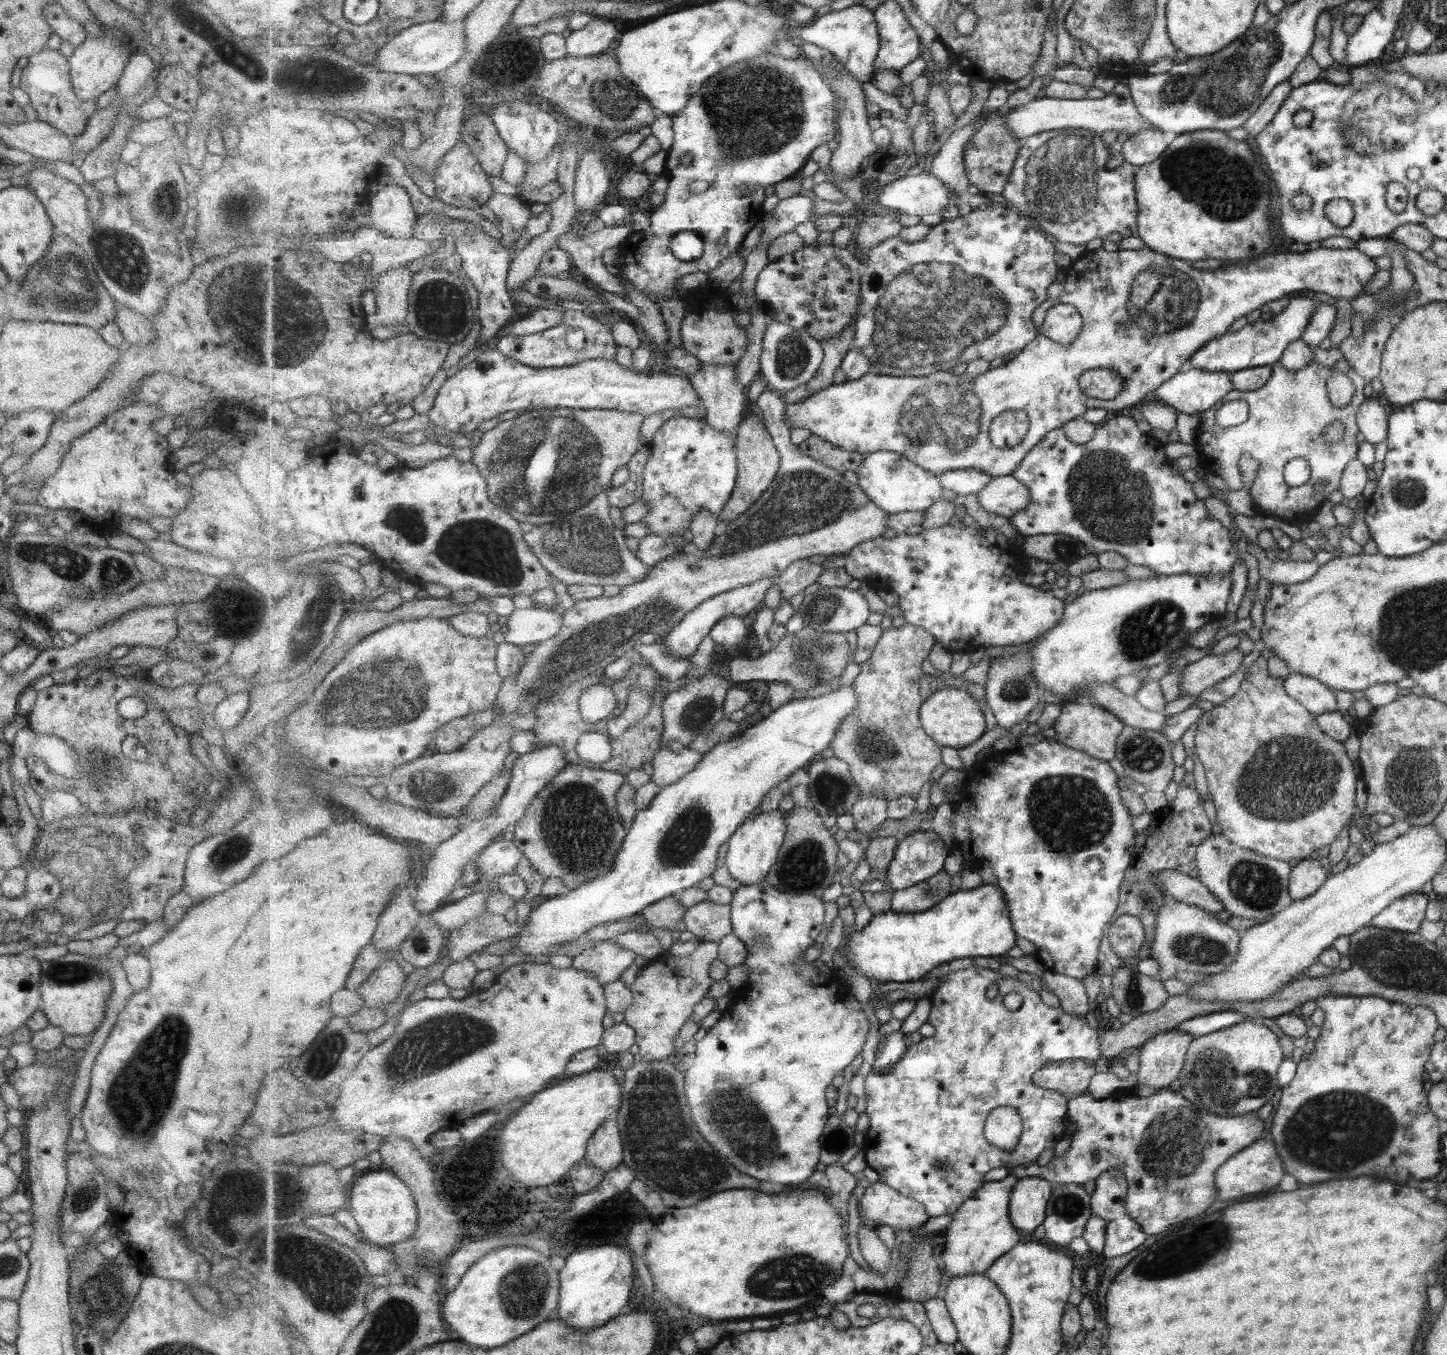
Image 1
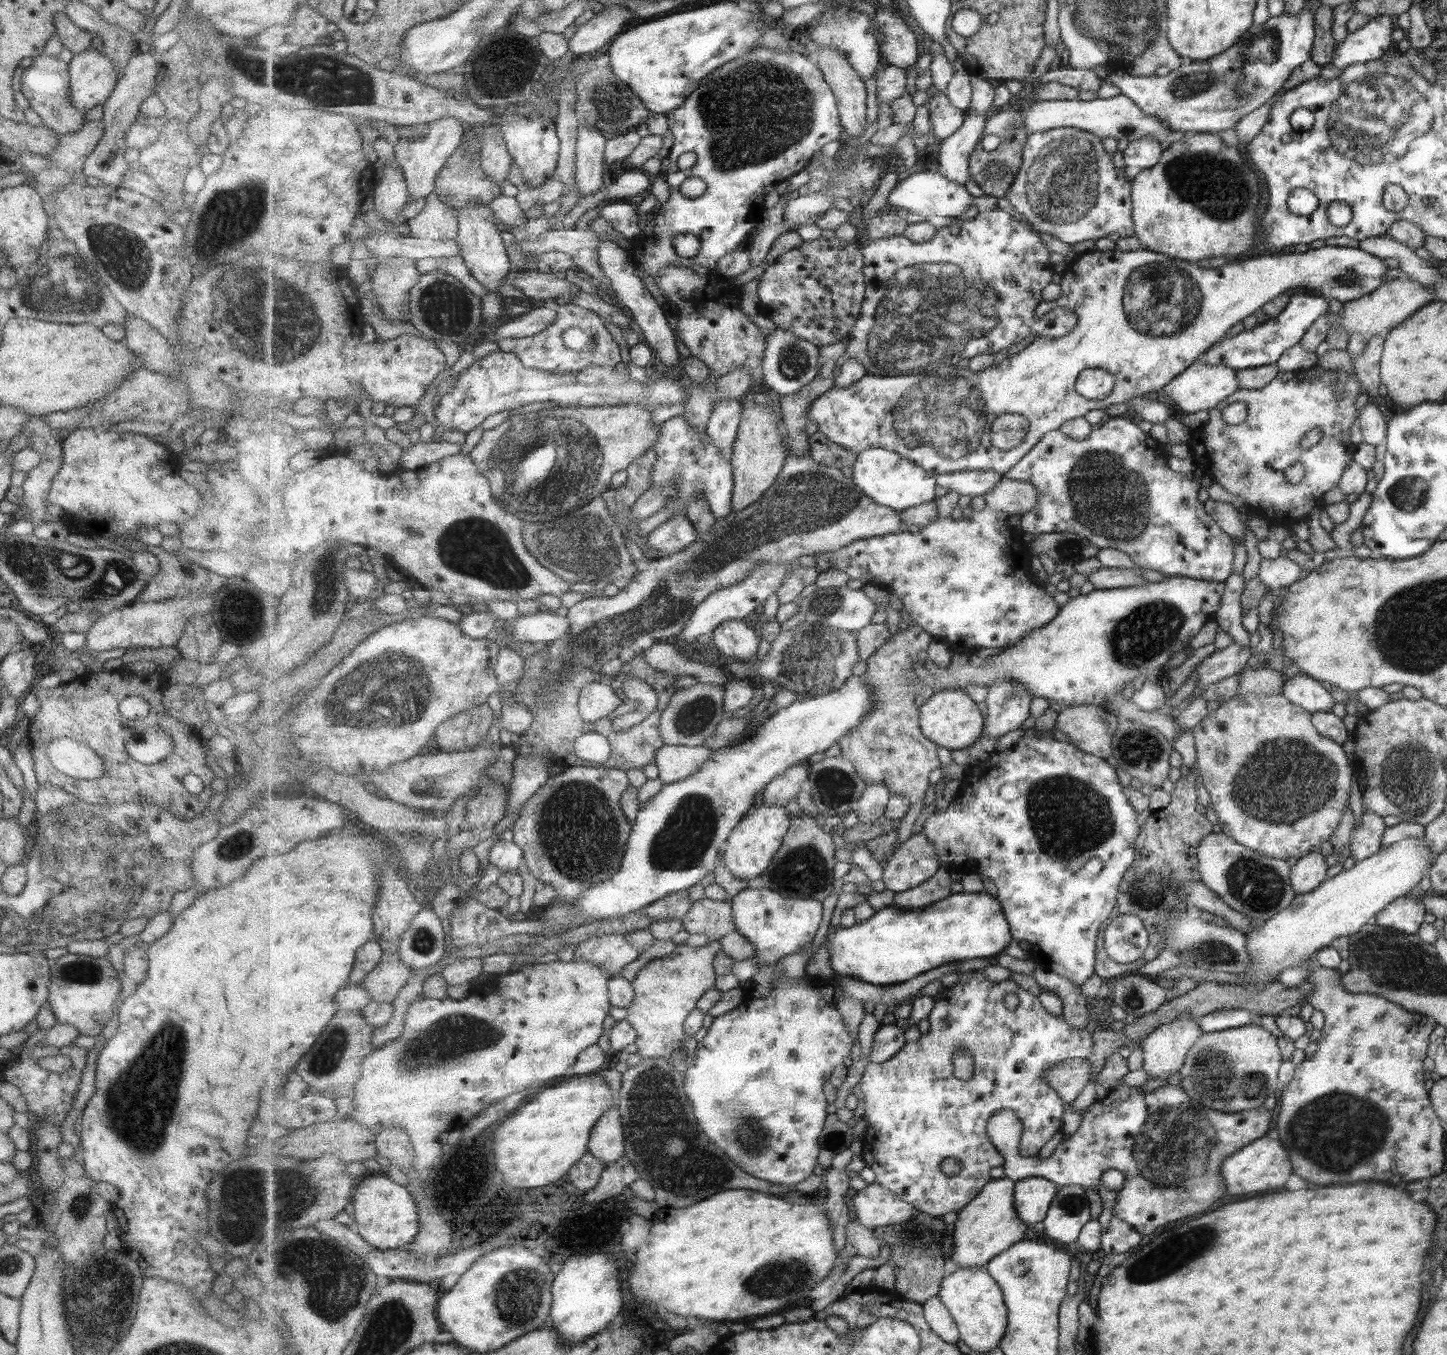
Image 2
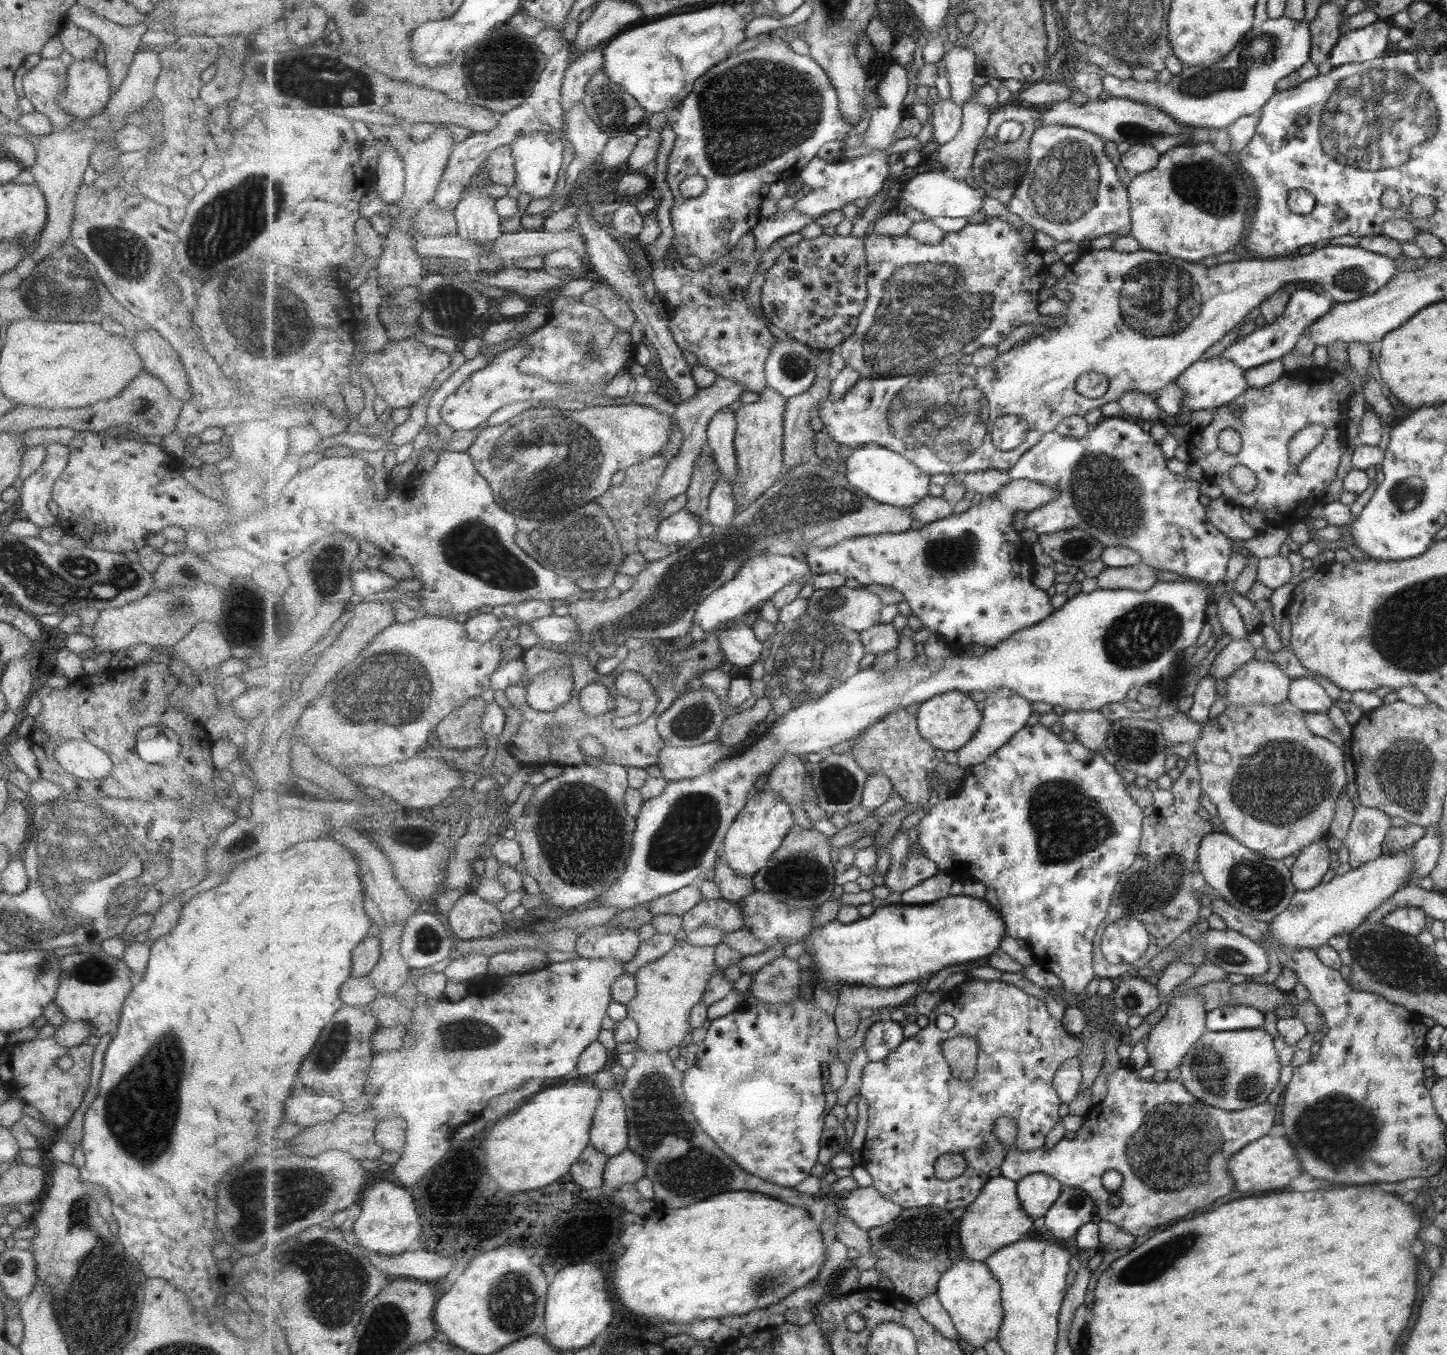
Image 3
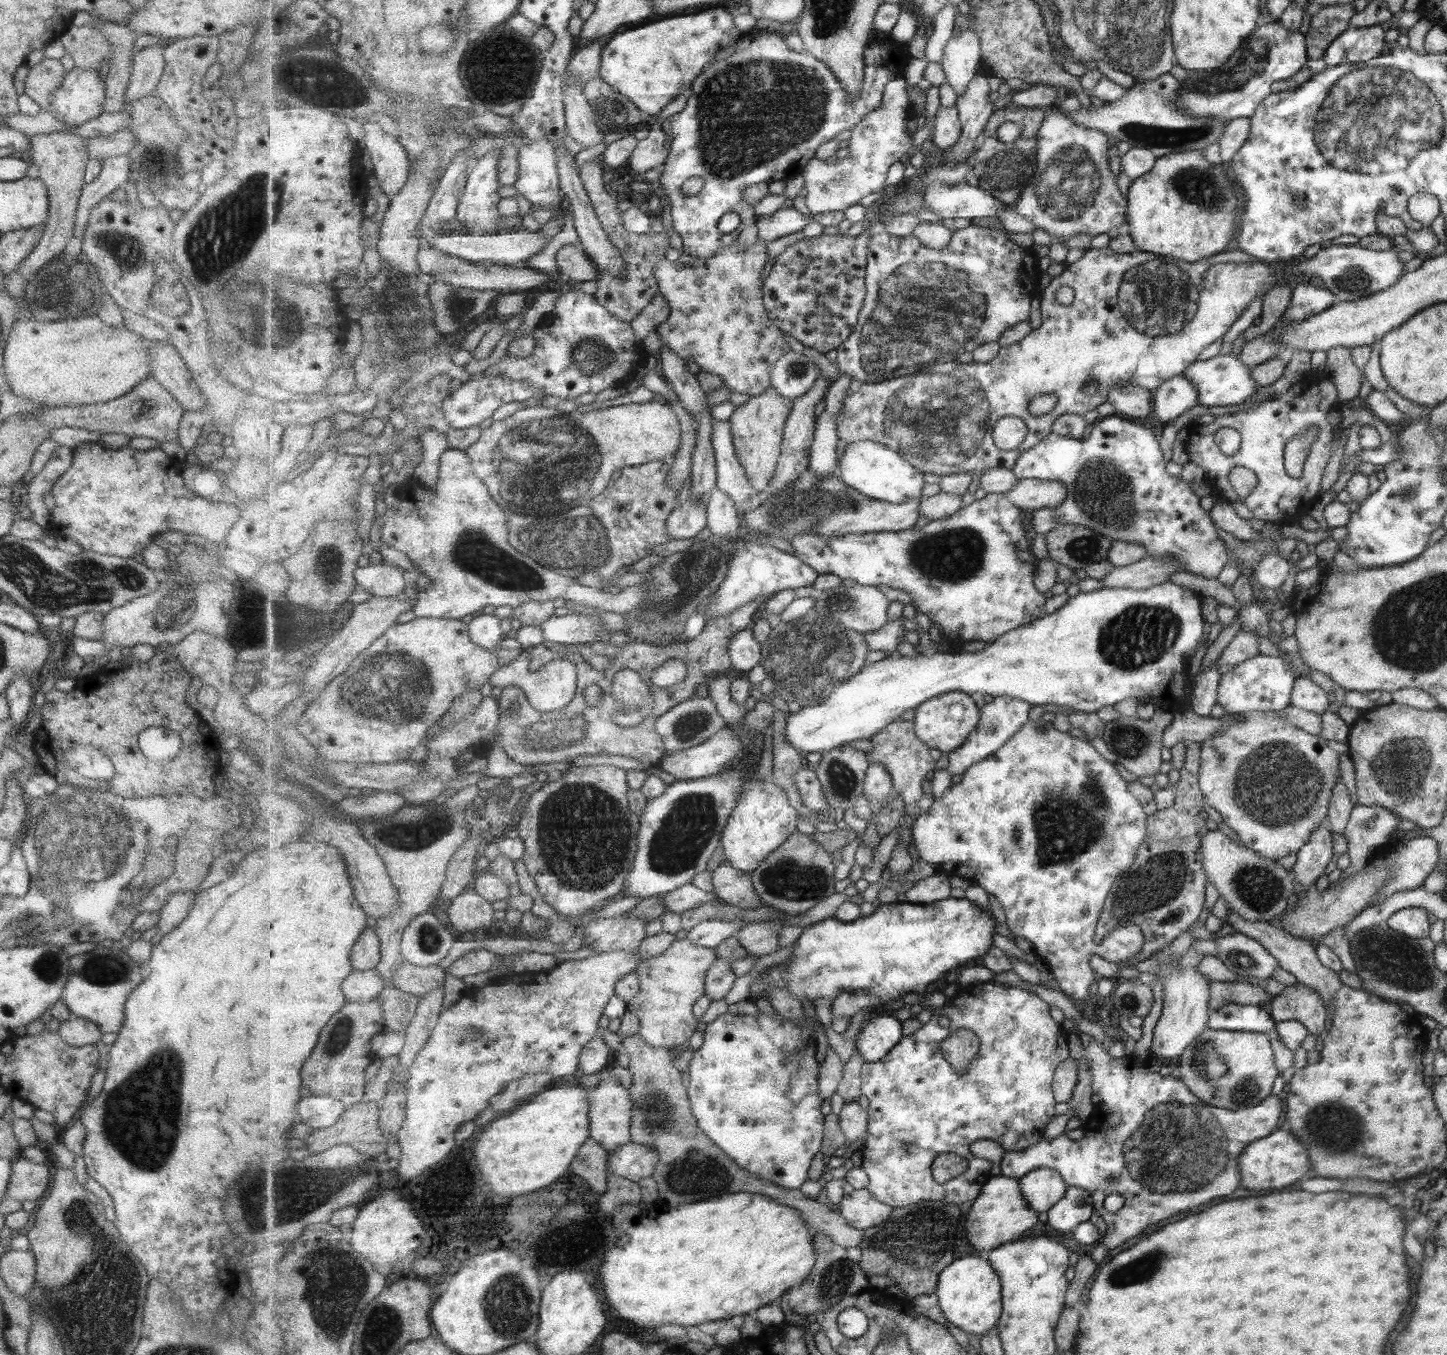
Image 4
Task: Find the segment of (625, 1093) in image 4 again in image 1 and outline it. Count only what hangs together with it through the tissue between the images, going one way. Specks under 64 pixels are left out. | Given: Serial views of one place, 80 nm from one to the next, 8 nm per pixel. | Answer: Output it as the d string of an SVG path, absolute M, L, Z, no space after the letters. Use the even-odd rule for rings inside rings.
M612 1118L592 1136L586 1157L605 1174L624 1162L625 1143L616 1118Z

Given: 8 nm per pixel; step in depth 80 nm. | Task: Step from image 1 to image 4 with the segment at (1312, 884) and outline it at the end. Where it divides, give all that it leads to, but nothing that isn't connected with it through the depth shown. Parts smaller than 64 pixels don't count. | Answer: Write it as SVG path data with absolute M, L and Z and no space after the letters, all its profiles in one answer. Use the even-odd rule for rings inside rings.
M1326 822L1310 834L1308 844L1303 845L1295 855L1296 860L1291 868L1294 880L1306 887L1315 883L1333 856L1331 854L1331 831Z

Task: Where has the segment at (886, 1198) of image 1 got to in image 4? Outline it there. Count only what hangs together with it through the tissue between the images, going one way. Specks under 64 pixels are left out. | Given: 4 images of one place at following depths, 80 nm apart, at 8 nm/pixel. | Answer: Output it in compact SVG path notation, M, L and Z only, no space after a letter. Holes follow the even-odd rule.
M867 1188L853 1190L843 1198L837 1209L851 1226L865 1231L889 1220L896 1208L889 1206L889 1203L881 1202Z

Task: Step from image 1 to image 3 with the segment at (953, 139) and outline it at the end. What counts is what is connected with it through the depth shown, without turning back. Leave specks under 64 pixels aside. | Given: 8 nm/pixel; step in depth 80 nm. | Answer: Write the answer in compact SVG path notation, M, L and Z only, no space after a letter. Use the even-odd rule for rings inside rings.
M967 101L964 110L964 122L957 137L940 146L939 161L944 171L957 180L965 180L973 168L974 158L982 144L983 137L990 126L989 107L977 102Z

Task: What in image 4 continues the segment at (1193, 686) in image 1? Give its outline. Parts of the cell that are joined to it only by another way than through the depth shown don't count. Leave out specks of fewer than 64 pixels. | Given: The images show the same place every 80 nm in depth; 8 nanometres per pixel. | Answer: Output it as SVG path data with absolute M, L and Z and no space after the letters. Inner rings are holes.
M1239 631L1229 644L1221 651L1219 658L1214 662L1219 675L1236 668L1237 664L1253 658L1259 654L1257 650L1257 635L1251 632Z

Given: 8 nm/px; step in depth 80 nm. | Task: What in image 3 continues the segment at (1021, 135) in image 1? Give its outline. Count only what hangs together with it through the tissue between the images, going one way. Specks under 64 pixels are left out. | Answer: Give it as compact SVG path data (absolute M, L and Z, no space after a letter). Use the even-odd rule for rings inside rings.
M1107 98L1106 100L1087 101L1085 104L1071 104L1069 101L1056 103L1049 108L1040 108L1041 125L1062 125L1079 127L1083 131L1091 131L1099 135L1104 141L1112 141L1117 144L1125 142L1132 144L1145 144L1151 146L1159 155L1167 153L1179 146L1191 146L1191 144L1203 144L1209 142L1208 131L1201 127L1185 126L1173 120L1173 116L1165 114L1155 107L1149 107L1141 103L1132 102L1123 98Z

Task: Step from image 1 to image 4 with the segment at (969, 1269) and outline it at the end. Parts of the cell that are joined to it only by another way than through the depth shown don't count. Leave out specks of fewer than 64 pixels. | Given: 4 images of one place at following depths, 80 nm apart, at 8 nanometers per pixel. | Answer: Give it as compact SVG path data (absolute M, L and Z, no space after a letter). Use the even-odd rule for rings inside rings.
M995 1172L985 1184L979 1197L966 1213L966 1234L968 1242L978 1255L986 1255L992 1249L1004 1244L1020 1241L1027 1230L1039 1222L1039 1212L1035 1212L1025 1200L1020 1181Z

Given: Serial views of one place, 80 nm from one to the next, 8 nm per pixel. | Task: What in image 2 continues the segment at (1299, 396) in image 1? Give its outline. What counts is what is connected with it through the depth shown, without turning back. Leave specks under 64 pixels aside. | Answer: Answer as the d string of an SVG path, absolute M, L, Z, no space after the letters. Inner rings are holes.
M1315 364L1308 369L1279 371L1259 390L1237 389L1225 398L1225 403L1244 402L1247 407L1246 419L1241 424L1229 426L1220 420L1220 406L1209 409L1207 422L1201 428L1194 429L1192 441L1188 444L1191 456L1203 474L1219 483L1227 492L1240 496L1248 508L1259 508L1259 512L1275 524L1294 524L1304 517L1306 510L1323 504L1323 494L1339 485L1339 476L1350 463L1349 428L1355 422L1355 398L1359 396L1359 383L1359 380L1347 376L1341 369L1325 370L1325 366ZM1337 381L1344 384L1344 390L1342 394L1334 396L1332 384ZM1314 428L1319 429L1321 438L1313 446L1301 448L1302 436ZM1294 462L1303 465L1303 480L1297 484L1289 484L1285 480L1284 470Z

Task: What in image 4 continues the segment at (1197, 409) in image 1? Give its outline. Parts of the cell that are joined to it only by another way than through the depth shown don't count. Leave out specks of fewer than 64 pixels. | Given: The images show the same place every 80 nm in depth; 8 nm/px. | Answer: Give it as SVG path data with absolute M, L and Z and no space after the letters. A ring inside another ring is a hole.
M1230 353L1218 354L1206 360L1192 362L1182 375L1196 390L1196 404L1199 406L1233 406L1241 404L1257 392L1256 382L1253 382L1251 370L1237 357Z

